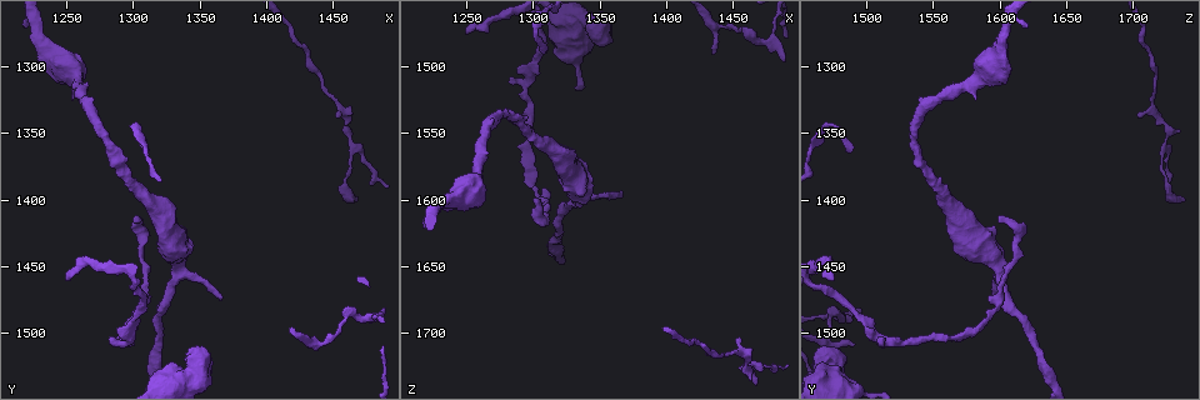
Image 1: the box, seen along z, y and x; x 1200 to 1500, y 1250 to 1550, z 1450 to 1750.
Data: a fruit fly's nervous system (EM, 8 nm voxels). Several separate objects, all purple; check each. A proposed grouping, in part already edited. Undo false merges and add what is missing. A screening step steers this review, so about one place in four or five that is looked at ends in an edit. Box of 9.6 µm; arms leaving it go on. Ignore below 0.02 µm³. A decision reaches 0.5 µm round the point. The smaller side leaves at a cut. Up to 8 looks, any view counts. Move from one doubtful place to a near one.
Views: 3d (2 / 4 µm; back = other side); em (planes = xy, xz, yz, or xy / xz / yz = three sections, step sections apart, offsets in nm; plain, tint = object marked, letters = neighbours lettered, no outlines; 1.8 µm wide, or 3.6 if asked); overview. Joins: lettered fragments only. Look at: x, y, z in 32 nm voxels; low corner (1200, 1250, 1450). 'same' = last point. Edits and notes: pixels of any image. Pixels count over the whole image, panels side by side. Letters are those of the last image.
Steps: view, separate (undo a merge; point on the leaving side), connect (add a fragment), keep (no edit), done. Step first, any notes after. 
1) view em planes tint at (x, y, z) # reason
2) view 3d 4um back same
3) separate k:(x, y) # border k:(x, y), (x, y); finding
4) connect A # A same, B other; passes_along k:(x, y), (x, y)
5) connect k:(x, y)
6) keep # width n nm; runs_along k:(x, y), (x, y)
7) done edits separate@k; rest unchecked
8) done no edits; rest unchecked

view 3d 4um at (1454, 1336, 1702) # branch stops here

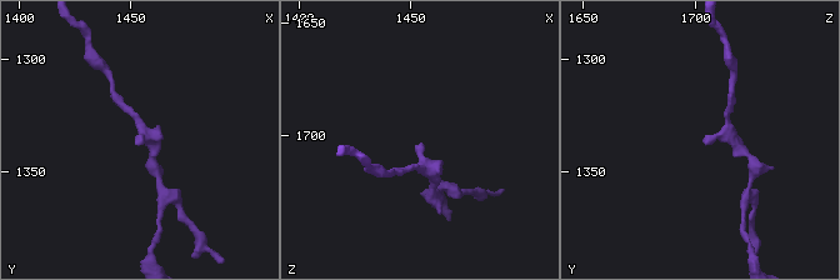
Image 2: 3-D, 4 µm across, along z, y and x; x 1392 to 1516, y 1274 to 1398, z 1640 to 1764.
view em planes plain at (1455, 1337, 1703)

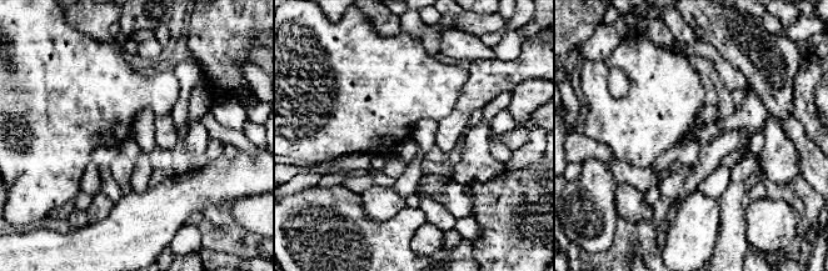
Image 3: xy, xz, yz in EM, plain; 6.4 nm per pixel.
view em planes letters same

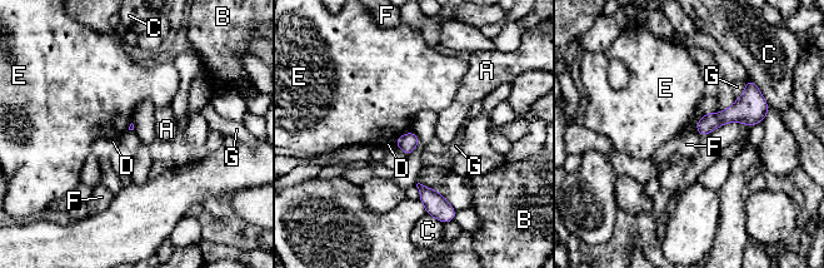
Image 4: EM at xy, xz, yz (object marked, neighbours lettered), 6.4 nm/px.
keep # A other, B other, C other, D other, E other, F other, G other; border 4:(695, 132), (700, 135); none of them fits

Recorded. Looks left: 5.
view em planes letters at (1368, 1474, 1598) # free end

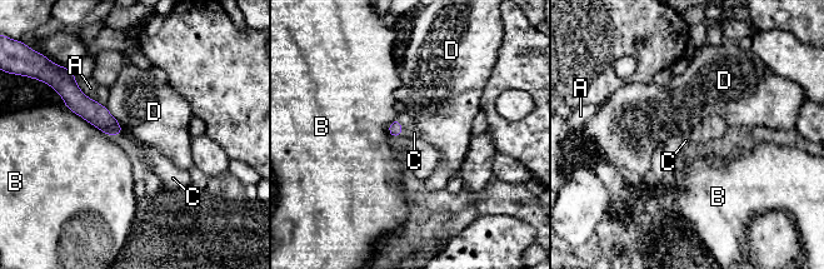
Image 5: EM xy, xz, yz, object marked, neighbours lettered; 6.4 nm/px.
connect C # A other, B other, C same, D other; the cell continues

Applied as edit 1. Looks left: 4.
view em planes letters at (1252, 1460, 1474) # an open end

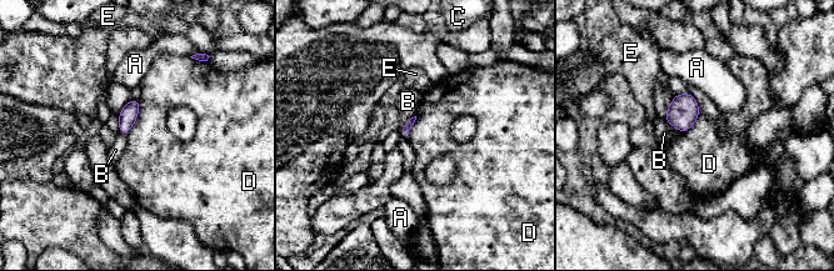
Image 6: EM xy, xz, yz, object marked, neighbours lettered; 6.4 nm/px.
keep # longest_contact D 260 nm; A other, B other, C other, D other, E other; border 6:(140, 99), (138, 118), (126, 135); no lettered fragment goes on from it

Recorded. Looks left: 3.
done edits connect@5; rest unchecked

